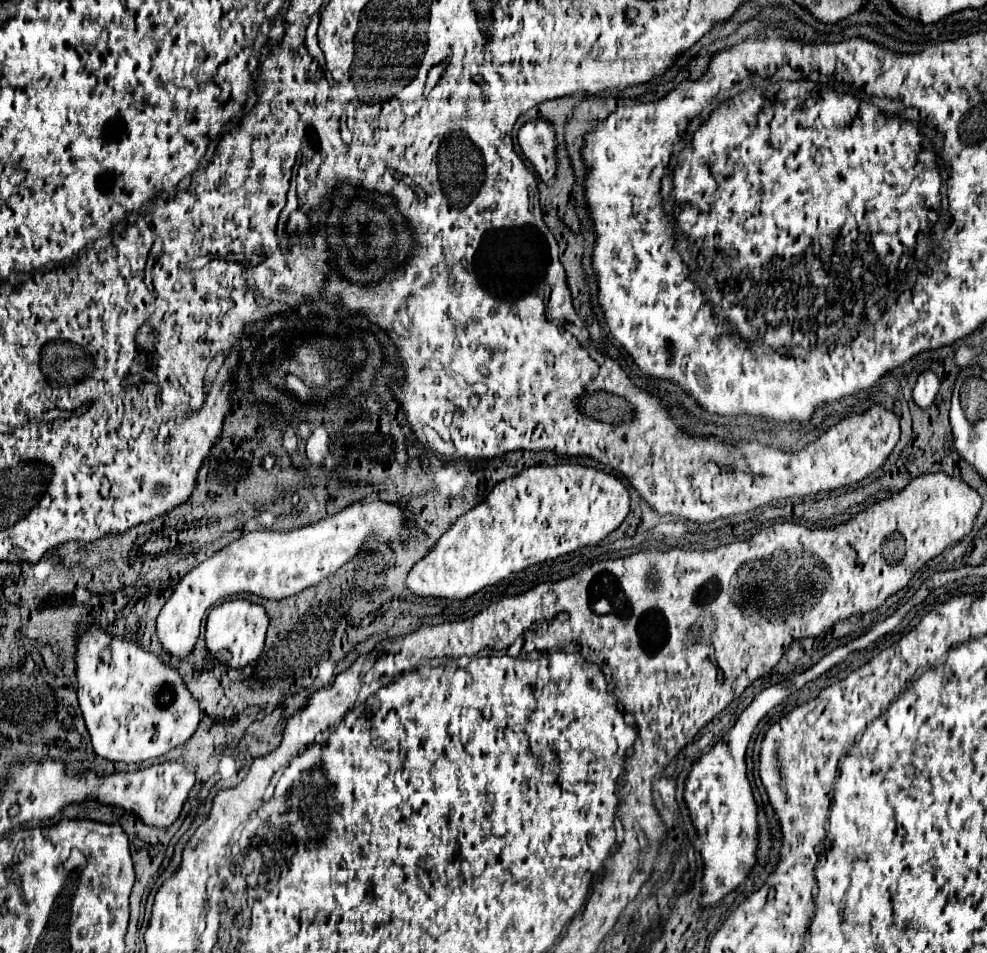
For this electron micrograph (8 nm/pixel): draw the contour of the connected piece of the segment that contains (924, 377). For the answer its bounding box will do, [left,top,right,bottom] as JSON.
[912,369,940,409]

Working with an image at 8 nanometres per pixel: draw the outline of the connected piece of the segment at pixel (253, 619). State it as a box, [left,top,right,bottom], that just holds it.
[206,599,268,669]

